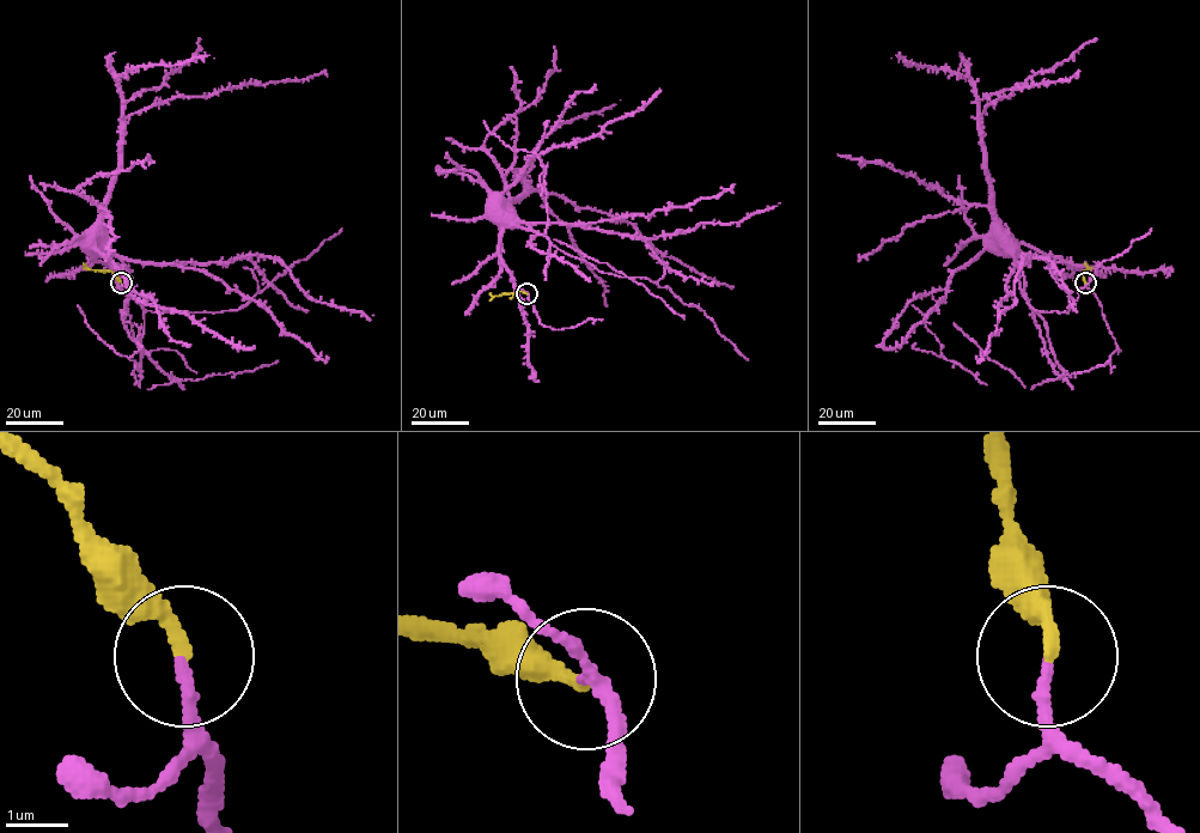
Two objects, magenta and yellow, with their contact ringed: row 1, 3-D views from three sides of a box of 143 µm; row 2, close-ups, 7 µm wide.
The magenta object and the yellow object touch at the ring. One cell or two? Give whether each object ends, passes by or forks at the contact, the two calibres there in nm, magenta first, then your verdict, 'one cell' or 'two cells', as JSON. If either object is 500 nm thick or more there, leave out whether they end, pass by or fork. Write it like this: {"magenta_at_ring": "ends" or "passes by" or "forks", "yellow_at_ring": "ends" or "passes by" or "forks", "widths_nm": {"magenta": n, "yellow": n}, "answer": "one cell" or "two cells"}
{"magenta_at_ring": "ends", "yellow_at_ring": "ends", "widths_nm": {"magenta": 180, "yellow": 240}, "answer": "one cell"}

